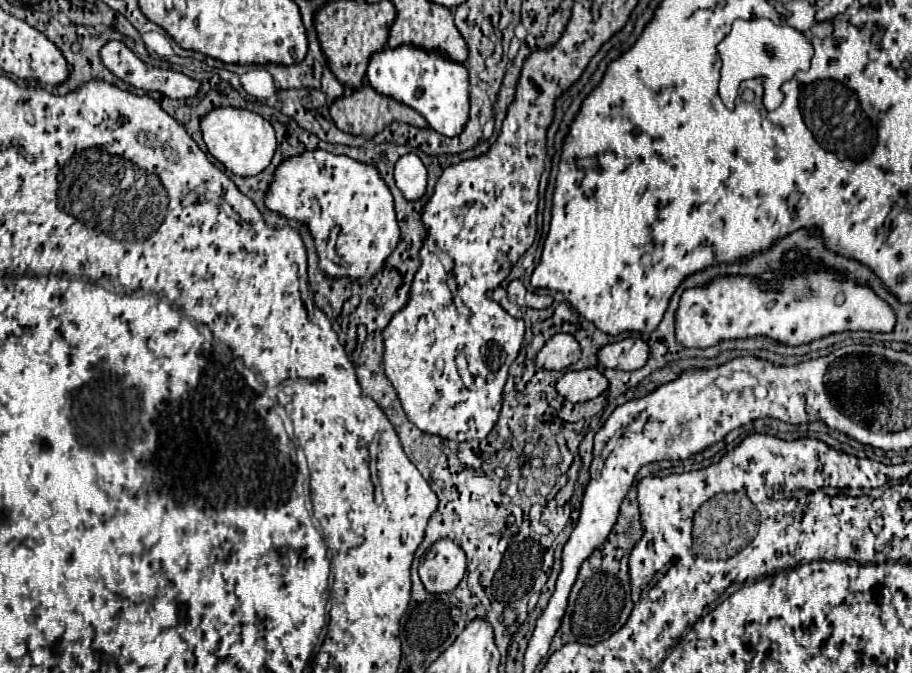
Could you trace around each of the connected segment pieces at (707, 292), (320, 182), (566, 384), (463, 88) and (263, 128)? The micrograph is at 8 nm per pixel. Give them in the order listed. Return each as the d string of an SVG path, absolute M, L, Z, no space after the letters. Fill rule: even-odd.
M812 273L796 275L794 279L782 281L782 291L760 291L758 283L746 277L722 277L712 281L702 289L686 289L676 311L676 341L686 349L706 349L730 339L754 339L768 337L780 345L800 347L812 341L824 339L832 333L844 331L872 331L872 333L892 333L896 317L892 309L868 287L860 287L852 281L842 281L840 275Z
M316 149L286 159L270 183L266 205L272 211L286 215L288 219L296 219L308 225L316 241L320 265L330 277L372 277L382 269L384 259L396 247L398 223L394 213L394 199L388 185L382 181L376 167L358 163L344 155ZM332 227L340 227L340 235L334 245L338 257L336 261L326 255L328 235Z
M584 369L584 371L566 371L558 383L556 391L564 399L572 403L584 403L608 389L608 379L598 369Z
M402 45L374 53L370 57L366 77L372 89L376 89L380 95L392 97L418 111L436 133L444 137L458 137L464 131L470 115L468 71L464 65L454 63L434 51Z
M214 107L206 115L202 115L200 129L208 151L234 175L240 175L240 177L258 175L270 165L274 157L274 151L276 151L274 129L264 117L252 111L238 109L238 107Z

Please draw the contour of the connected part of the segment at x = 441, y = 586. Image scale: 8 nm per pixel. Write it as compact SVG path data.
M440 539L426 551L418 573L430 593L452 591L466 575L466 553L452 539Z

